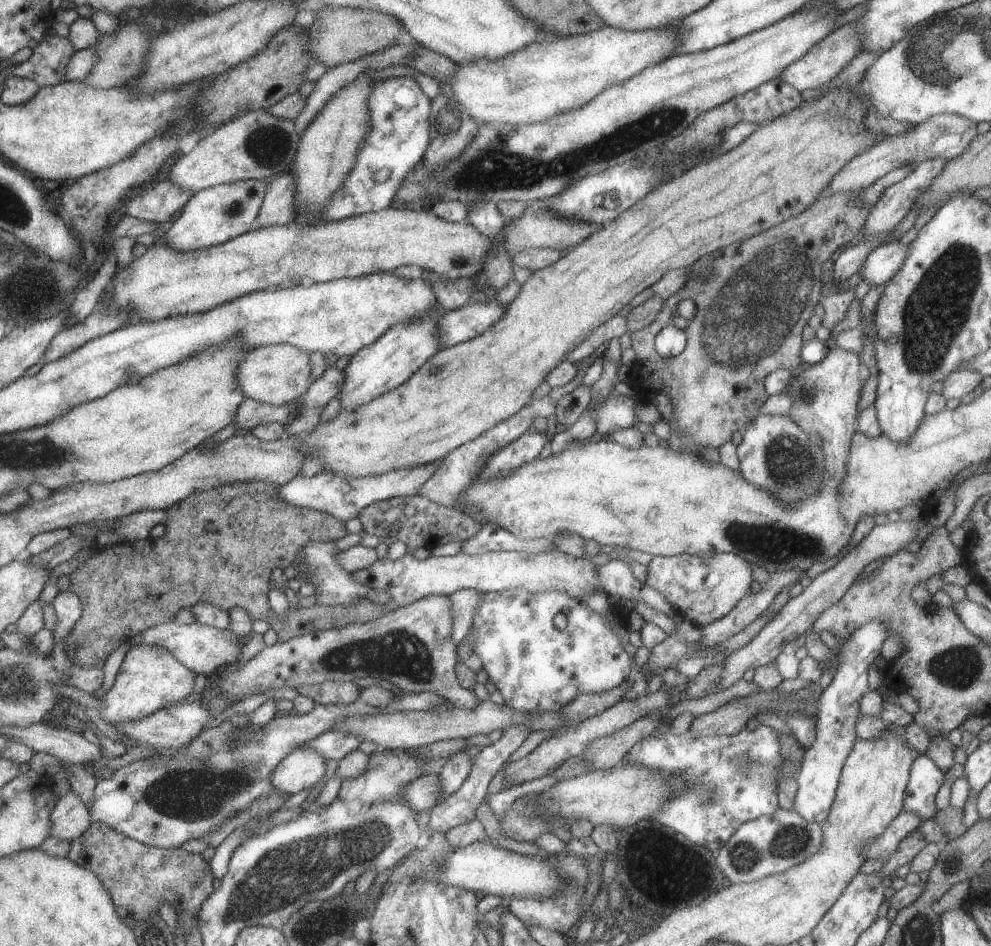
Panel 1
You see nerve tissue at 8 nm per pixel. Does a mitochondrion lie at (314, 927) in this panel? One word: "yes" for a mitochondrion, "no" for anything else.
yes

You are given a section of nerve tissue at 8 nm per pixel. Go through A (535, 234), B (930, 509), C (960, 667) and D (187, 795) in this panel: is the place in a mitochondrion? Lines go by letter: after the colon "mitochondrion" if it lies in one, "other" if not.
A: other
B: other
C: mitochondrion
D: mitochondrion

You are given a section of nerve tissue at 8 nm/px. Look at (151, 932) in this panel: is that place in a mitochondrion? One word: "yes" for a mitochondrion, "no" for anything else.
yes

